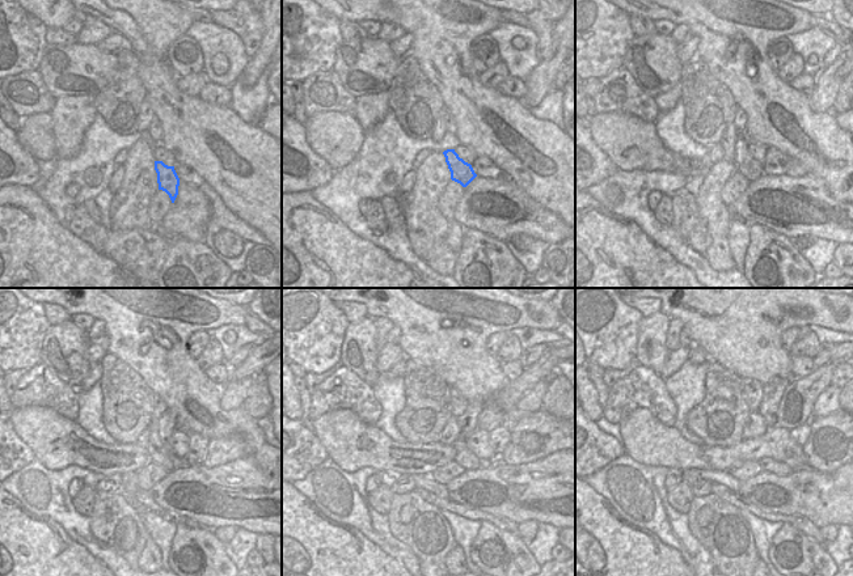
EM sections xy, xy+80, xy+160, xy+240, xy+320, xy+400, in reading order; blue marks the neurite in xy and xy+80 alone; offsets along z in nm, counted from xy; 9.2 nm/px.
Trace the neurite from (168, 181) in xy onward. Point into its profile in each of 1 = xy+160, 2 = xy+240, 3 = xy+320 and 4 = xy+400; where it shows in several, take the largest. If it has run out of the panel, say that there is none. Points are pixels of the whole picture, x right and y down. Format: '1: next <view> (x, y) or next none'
1: next xy+160 (746, 164)
2: next xy+240 (167, 423)
3: next xy+320 (468, 422)
4: next xy+400 (772, 393)

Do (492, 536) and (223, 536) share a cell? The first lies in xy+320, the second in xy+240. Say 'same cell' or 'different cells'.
different cells

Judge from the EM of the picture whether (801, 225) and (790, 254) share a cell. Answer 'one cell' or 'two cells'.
two cells

